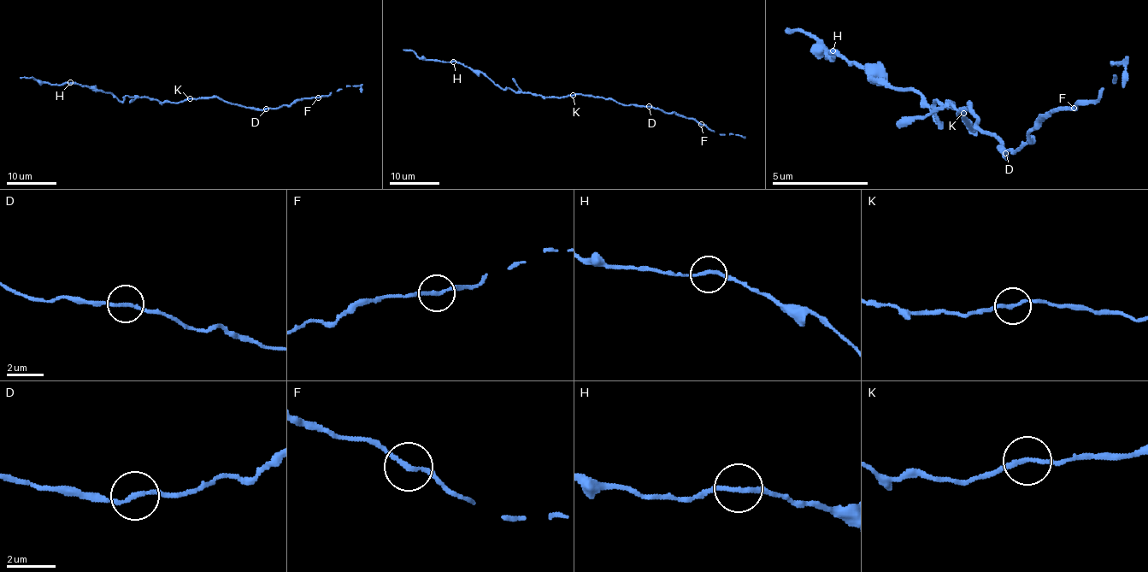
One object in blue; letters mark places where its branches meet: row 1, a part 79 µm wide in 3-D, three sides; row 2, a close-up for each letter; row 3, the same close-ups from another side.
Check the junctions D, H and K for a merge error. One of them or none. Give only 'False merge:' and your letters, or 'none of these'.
False merge: none of these

